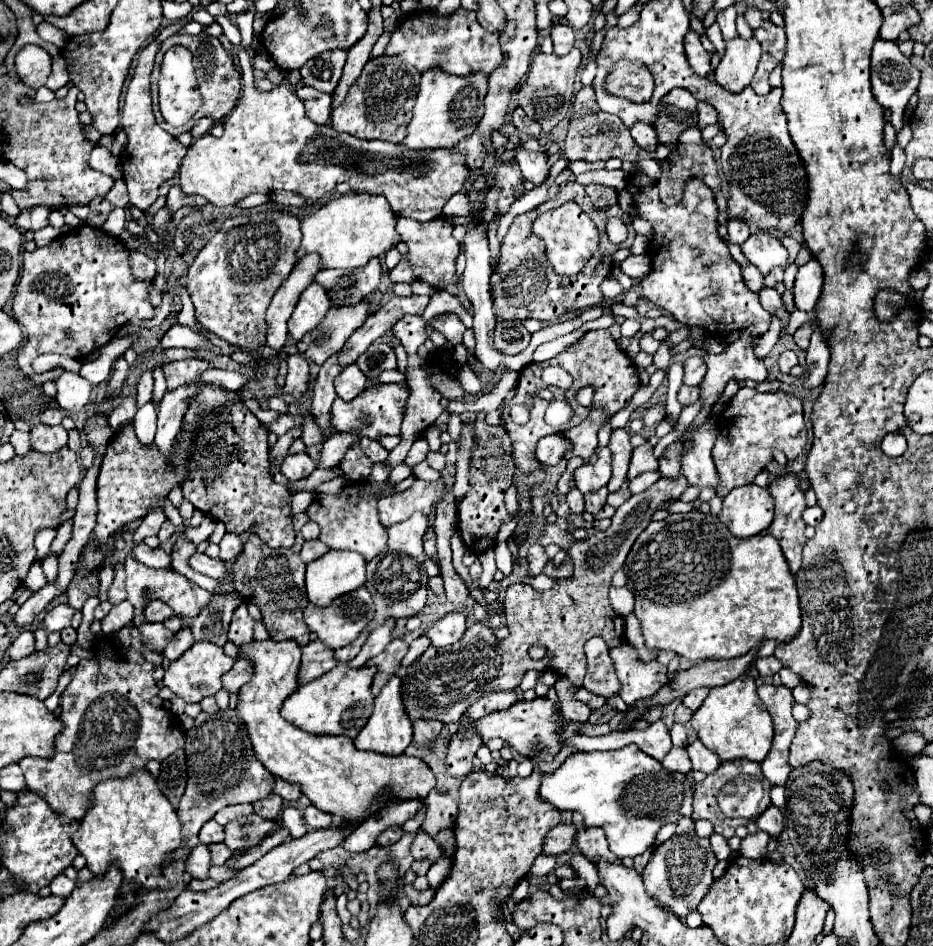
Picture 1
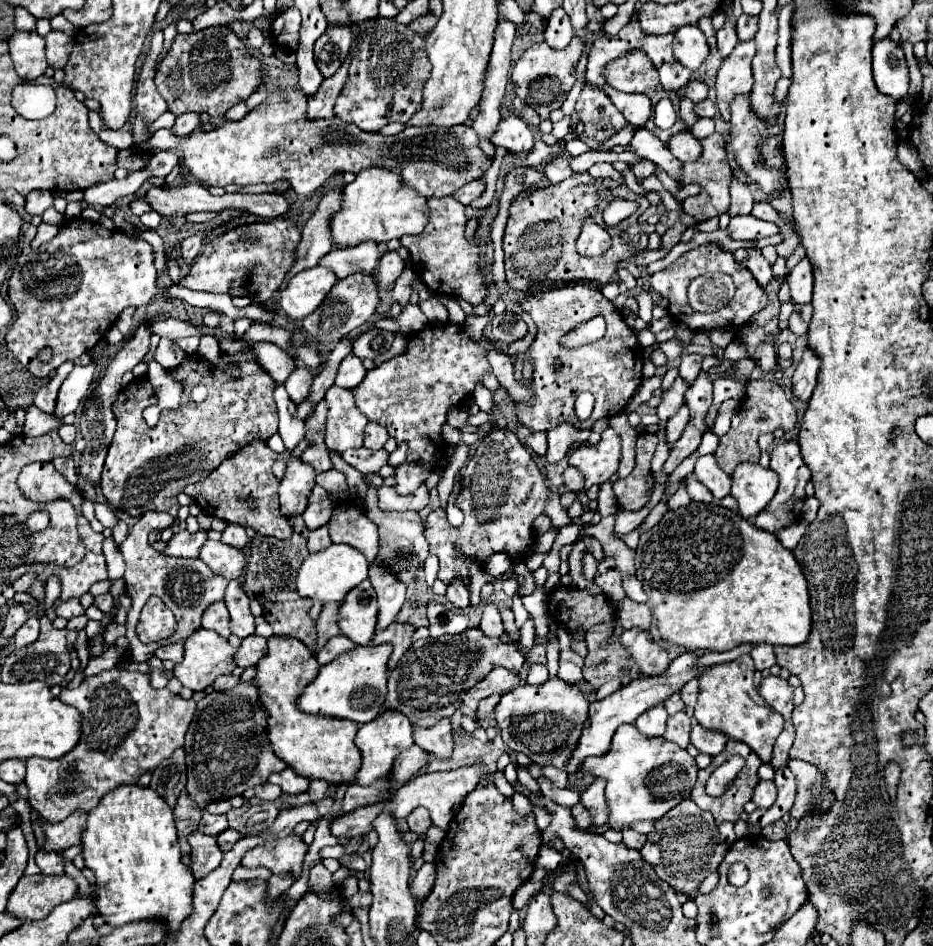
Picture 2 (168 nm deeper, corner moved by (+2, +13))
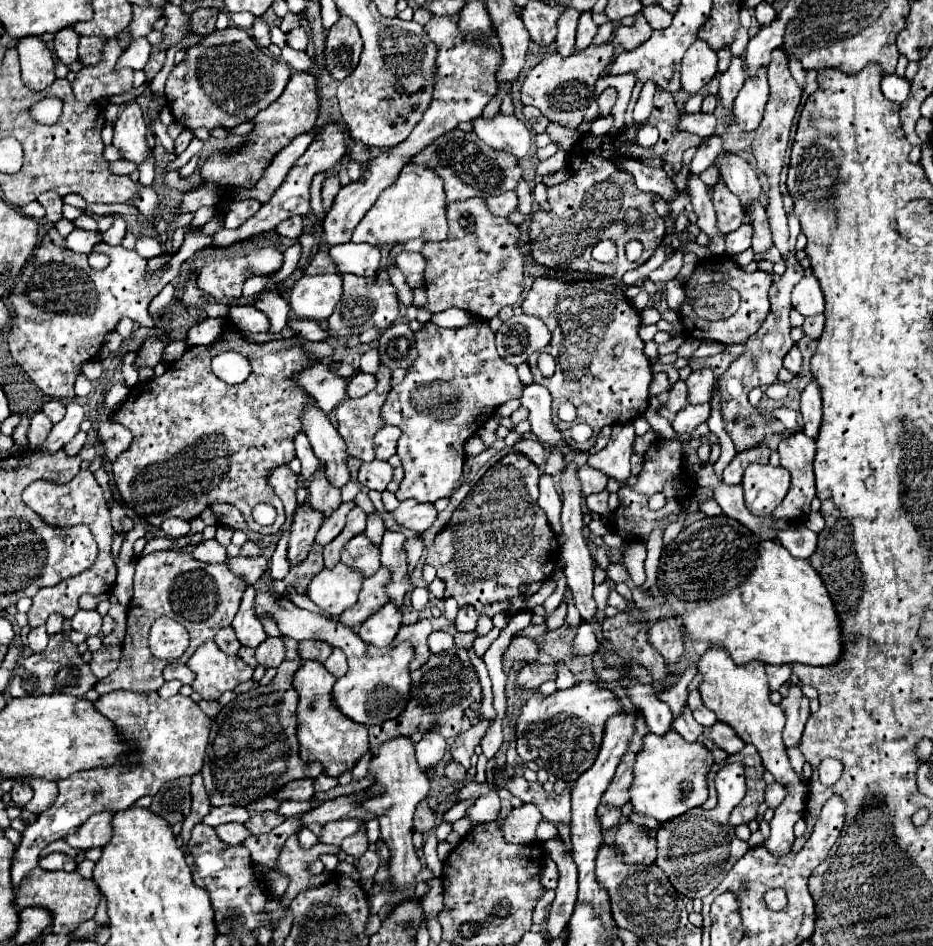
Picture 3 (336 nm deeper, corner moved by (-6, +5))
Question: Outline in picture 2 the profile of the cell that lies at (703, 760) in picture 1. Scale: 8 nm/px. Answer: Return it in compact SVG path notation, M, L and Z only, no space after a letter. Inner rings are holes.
M694 725L690 741L700 753L706 753L706 755L714 757L724 749L728 739L726 739L726 735L722 735L718 731L706 731L702 725Z

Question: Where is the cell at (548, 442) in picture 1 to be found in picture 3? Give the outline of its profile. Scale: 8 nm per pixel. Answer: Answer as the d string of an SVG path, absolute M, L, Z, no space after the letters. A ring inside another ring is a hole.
M520 439L518 443L514 443L514 451L522 453L524 457L528 457L534 465L544 465L546 463L546 449L542 447L540 441L532 441L532 439Z

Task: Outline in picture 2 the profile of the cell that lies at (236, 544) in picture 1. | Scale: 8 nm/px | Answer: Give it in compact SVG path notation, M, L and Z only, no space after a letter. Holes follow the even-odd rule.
M228 523L228 527L222 531L222 543L230 545L230 547L238 547L238 549L242 549L242 547L248 543L246 529L244 529L242 525Z

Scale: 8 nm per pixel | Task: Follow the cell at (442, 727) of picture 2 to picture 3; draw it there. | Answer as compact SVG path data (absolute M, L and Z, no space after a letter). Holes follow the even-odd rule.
M450 761L450 763L446 765L446 777L448 777L450 781L454 781L454 783L462 783L462 781L466 781L466 779L468 779L466 769L464 769L462 765L454 763L454 761Z

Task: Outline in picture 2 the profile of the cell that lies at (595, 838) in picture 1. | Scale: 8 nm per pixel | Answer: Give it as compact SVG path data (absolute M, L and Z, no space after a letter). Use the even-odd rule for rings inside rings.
M596 779L586 791L582 791L580 803L590 811L592 827L606 825L606 799L604 799L604 783L602 783L602 779Z

